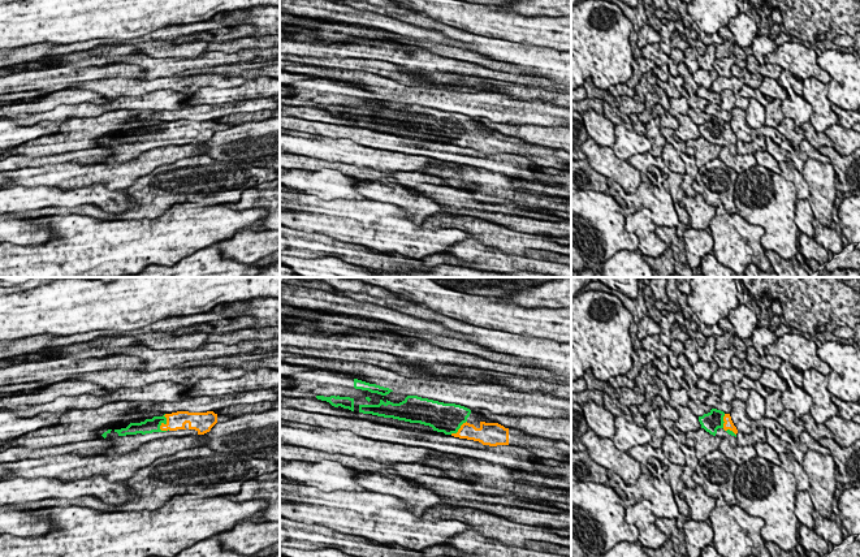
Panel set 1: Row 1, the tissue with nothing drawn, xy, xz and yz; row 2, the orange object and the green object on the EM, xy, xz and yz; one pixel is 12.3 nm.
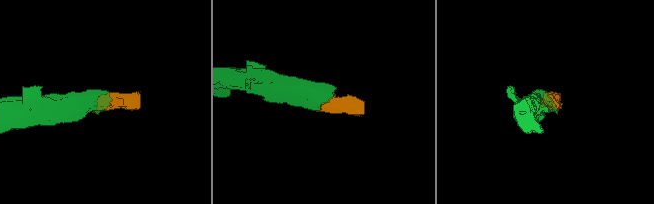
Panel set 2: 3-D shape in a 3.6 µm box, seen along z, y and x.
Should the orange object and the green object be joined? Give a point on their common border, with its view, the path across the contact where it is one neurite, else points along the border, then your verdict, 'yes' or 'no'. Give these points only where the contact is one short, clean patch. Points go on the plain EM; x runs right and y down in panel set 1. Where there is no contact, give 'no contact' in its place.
xy (163, 132) | across xy (176, 129), (163, 132), (148, 134) | yes

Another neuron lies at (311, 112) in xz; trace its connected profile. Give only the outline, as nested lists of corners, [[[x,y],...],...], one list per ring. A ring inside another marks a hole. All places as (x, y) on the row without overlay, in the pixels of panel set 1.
[[[280,103],[280,111],[295,118],[337,124],[337,116],[327,109],[317,108],[312,103],[308,105],[286,105]]]

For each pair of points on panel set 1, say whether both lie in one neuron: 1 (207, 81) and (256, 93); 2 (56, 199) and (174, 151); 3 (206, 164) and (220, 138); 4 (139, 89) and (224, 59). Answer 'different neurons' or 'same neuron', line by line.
1: different neurons
2: different neurons
3: different neurons
4: different neurons

